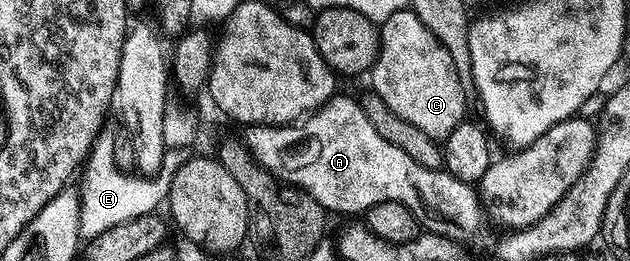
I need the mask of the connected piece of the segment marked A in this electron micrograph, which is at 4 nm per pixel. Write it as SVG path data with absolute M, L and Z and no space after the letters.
M342 94L332 96L318 112L290 126L251 126L246 132L245 143L259 164L265 166L284 184L292 184L294 188L307 192L328 213L365 214L377 202L401 202L401 206L405 206L405 210L415 216L420 229L456 242L473 239L483 224L485 209L478 191L472 185L453 178L445 170L426 168L413 162L409 154L404 154L397 150L397 146L385 142L385 138L381 138L381 134L373 130L373 122L365 118L362 103Z

